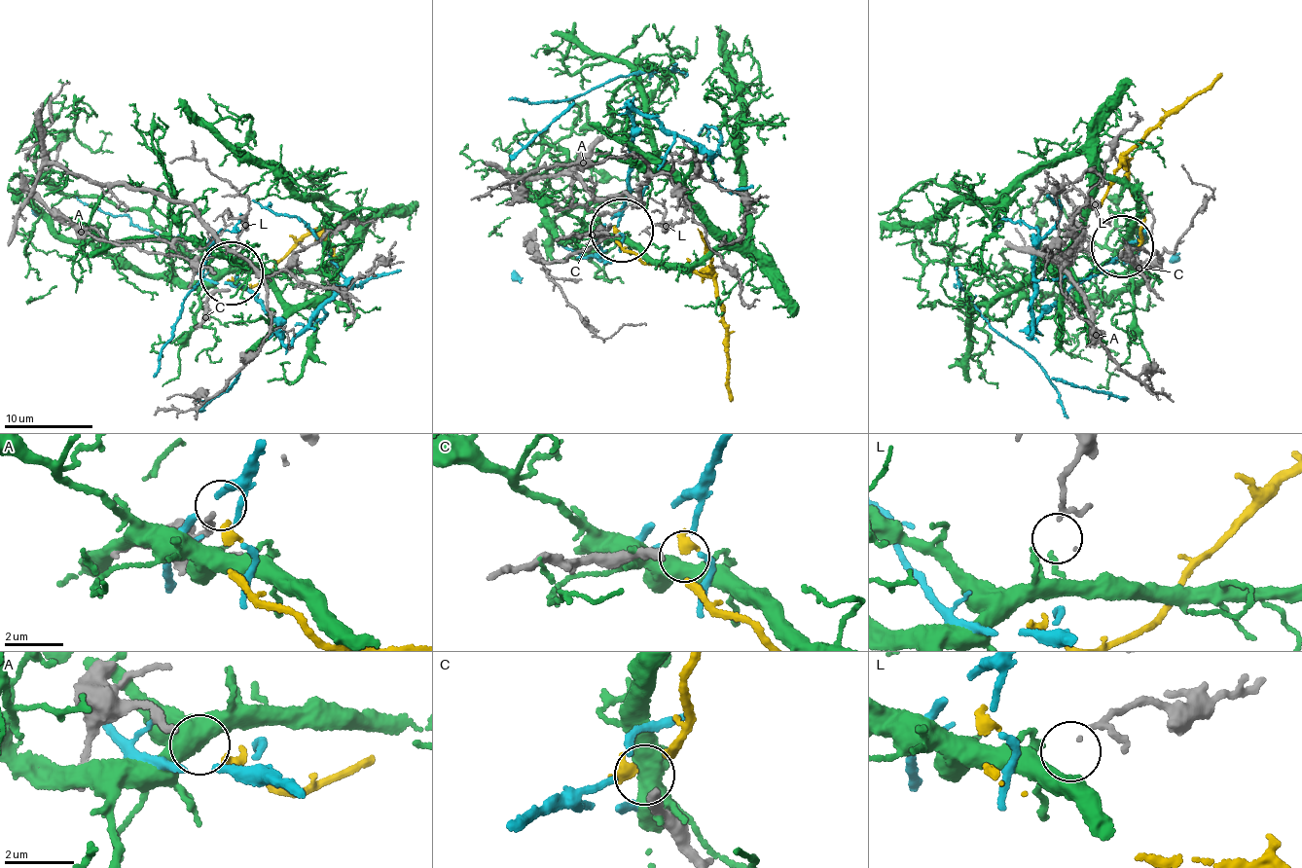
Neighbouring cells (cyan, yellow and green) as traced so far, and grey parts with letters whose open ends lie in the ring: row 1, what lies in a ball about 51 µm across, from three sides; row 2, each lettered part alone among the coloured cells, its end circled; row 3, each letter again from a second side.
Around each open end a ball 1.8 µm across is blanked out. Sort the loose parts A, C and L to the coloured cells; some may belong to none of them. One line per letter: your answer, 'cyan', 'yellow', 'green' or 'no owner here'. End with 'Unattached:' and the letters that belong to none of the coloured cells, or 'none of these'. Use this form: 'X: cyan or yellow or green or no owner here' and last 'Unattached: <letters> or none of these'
A: no owner here
C: no owner here
L: green
Unattached: A, C

